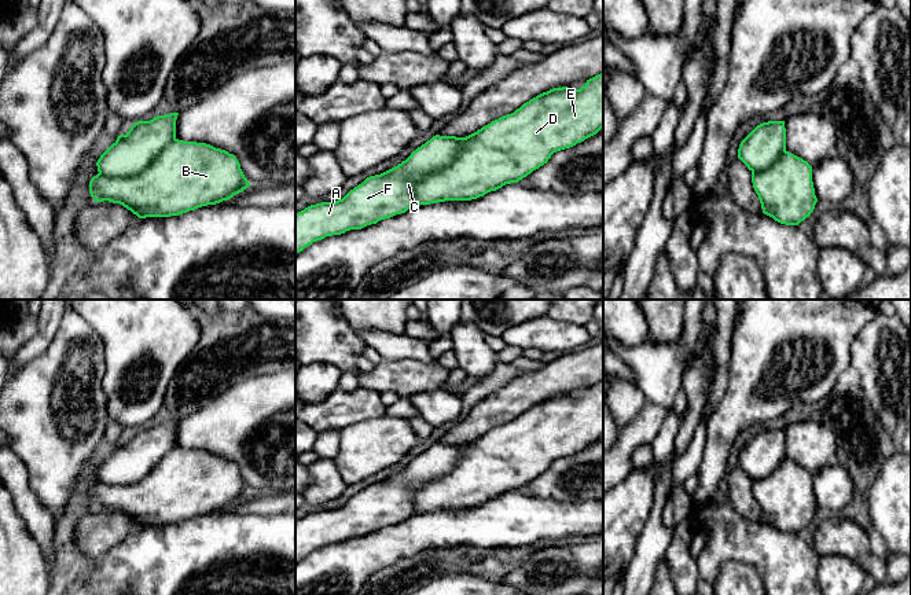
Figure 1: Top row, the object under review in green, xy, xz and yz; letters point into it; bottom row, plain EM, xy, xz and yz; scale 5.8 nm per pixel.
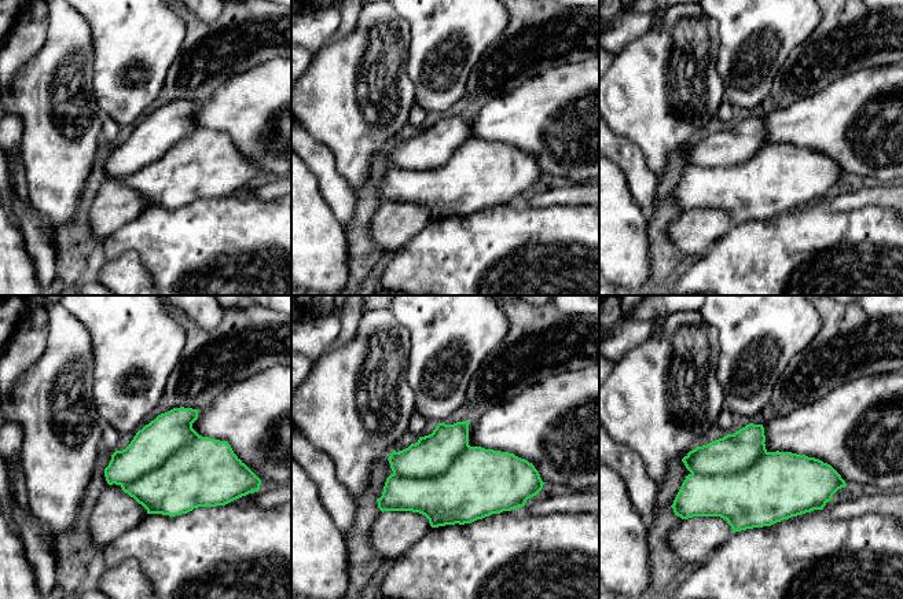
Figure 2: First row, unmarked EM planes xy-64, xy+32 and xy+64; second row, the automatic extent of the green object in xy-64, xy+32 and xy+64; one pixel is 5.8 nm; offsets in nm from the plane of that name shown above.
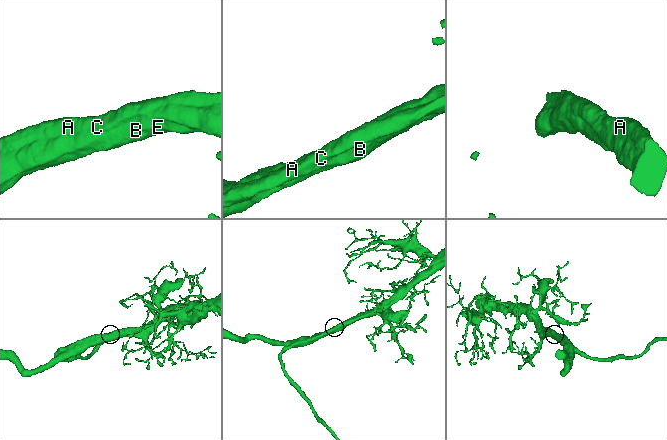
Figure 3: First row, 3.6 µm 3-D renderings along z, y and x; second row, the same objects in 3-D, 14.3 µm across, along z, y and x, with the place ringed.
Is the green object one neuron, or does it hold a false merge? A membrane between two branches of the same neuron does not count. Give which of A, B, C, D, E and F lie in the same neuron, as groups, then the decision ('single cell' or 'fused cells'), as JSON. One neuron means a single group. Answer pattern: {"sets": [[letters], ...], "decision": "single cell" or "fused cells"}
{"sets": [["A", "B", "C", "D", "E", "F"]], "decision": "single cell"}

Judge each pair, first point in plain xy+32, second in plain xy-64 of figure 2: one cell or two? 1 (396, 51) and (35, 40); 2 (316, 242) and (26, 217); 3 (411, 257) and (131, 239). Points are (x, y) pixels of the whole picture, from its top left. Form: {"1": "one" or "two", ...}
{"1": "two", "2": "two", "3": "one"}

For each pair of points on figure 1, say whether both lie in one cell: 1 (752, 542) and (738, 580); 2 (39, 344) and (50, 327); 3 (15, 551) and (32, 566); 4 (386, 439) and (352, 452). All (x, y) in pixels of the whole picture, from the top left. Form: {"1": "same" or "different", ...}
{"1": "different", "2": "same", "3": "same", "4": "same"}

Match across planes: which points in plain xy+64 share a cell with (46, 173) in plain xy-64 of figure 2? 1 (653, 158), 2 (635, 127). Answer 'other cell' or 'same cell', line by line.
1: same cell
2: same cell

